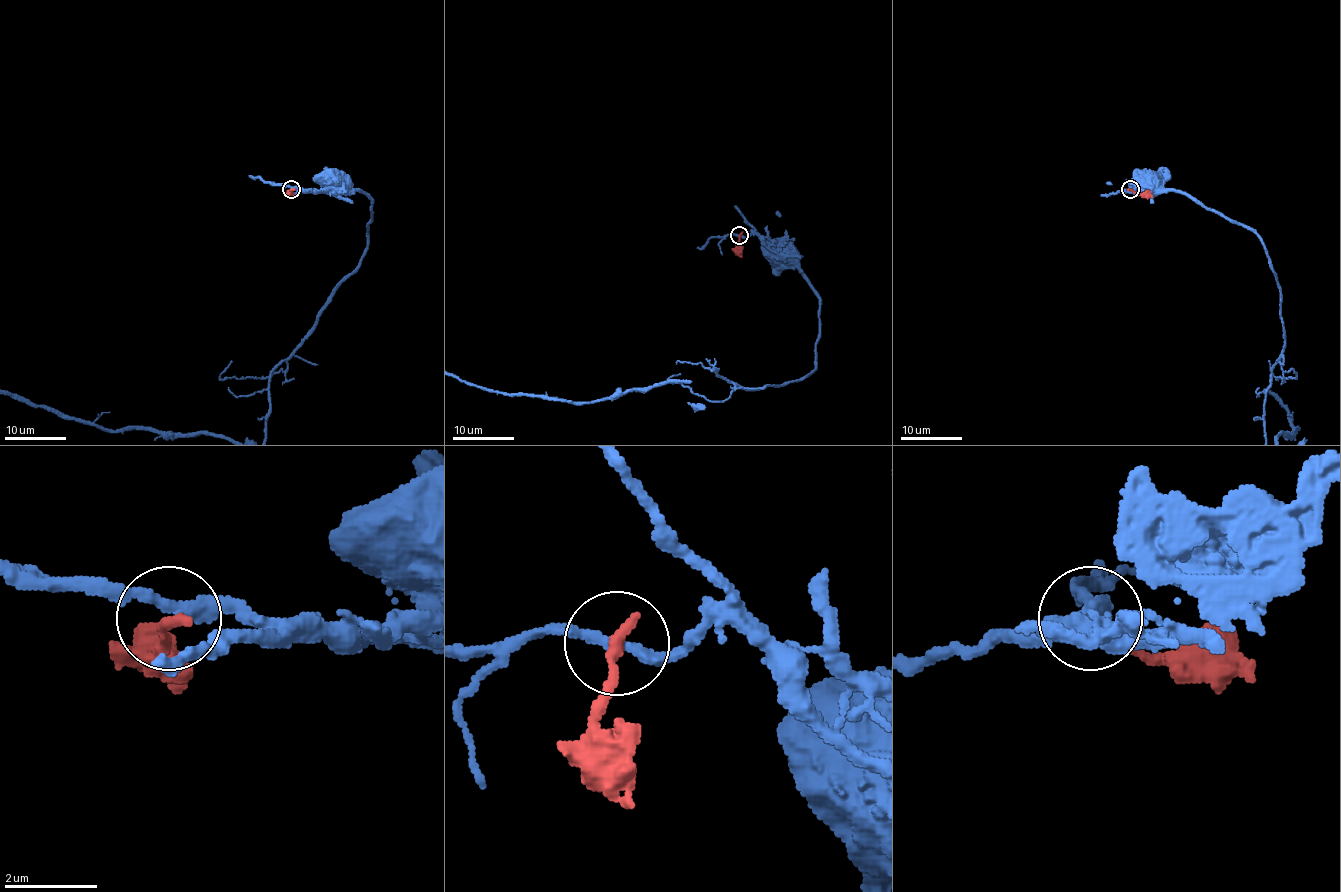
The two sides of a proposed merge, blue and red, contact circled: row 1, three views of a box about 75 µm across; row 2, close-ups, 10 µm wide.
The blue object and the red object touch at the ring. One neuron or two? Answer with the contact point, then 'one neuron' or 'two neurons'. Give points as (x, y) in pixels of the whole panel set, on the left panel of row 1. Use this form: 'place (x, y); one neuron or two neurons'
place (291, 189); two neurons

